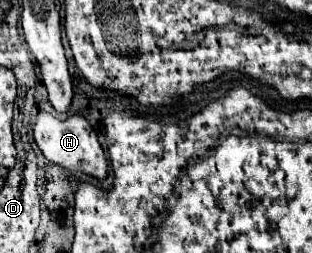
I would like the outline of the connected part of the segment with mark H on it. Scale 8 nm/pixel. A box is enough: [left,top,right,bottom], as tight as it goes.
[34,112,108,180]

